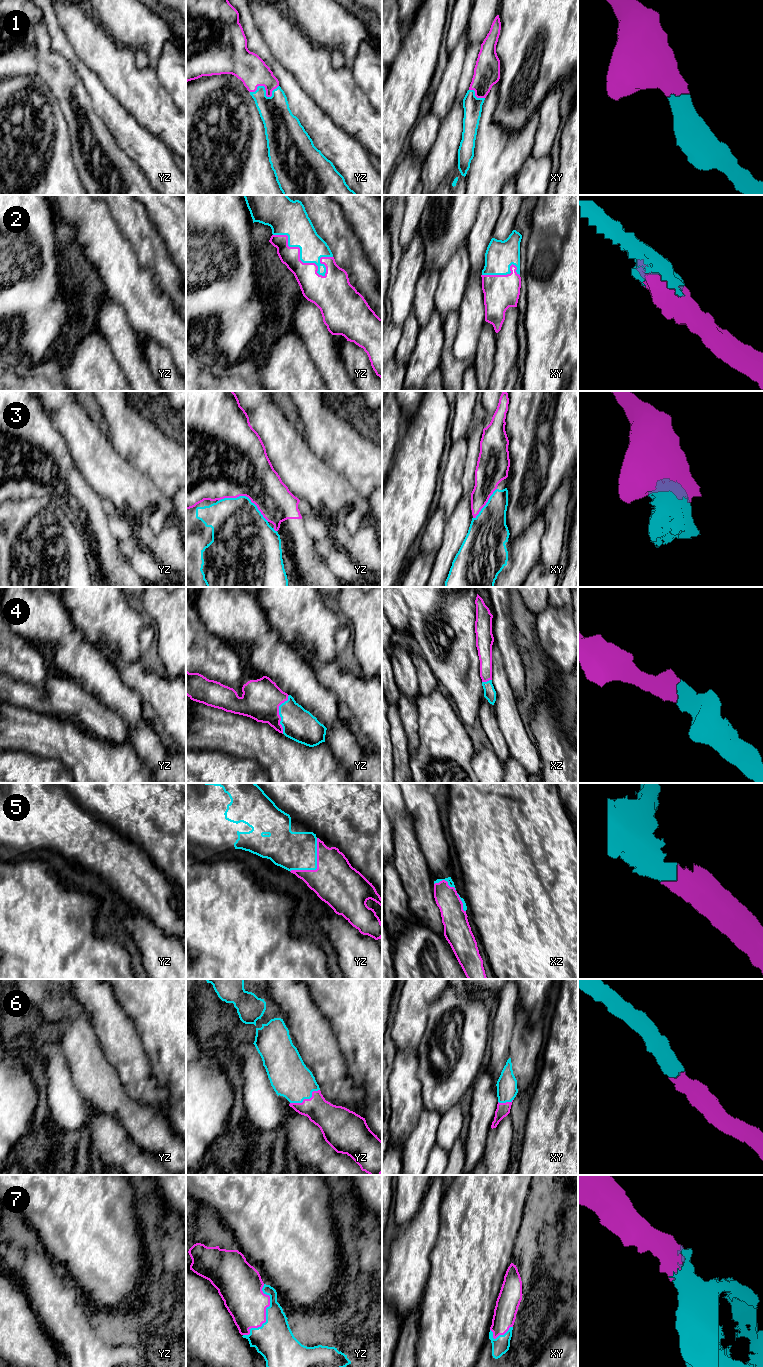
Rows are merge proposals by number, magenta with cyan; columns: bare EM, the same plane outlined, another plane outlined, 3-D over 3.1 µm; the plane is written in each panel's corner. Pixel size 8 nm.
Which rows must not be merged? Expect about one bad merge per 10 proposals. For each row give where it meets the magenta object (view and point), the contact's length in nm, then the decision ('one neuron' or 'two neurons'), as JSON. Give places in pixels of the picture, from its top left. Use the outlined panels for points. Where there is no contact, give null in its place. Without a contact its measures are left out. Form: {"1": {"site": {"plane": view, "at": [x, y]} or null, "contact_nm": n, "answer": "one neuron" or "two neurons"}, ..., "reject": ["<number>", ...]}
{"1": {"site": {"plane": "yz", "at": [266, 91]}, "contact_nm": 240, "answer": "one neuron"}, "2": {"site": {"plane": "yz", "at": [299, 252]}, "contact_nm": 550, "answer": "one neuron"}, "3": {"site": {"plane": "yz", "at": [245, 495]}, "contact_nm": 440, "answer": "two neurons"}, "4": {"site": {"plane": "yz", "at": [278, 714]}, "contact_nm": 320, "answer": "one neuron"}, "5": {"site": {"plane": "yz", "at": [317, 866]}, "contact_nm": 340, "answer": "one neuron"}, "6": {"site": {"plane": "yz", "at": [306, 1099]}, "contact_nm": 260, "answer": "one neuron"}, "7": {"site": {"plane": "yz", "at": [265, 1314]}, "contact_nm": 440, "answer": "one neuron"}, "reject": ["3"]}

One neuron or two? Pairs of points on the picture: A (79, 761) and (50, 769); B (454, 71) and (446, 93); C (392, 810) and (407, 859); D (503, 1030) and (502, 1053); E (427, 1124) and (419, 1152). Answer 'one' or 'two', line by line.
A: two
B: one
C: two
D: one
E: one

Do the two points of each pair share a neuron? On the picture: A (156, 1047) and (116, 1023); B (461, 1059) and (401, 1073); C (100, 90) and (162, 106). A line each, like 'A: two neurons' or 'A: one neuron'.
A: two neurons
B: two neurons
C: two neurons

